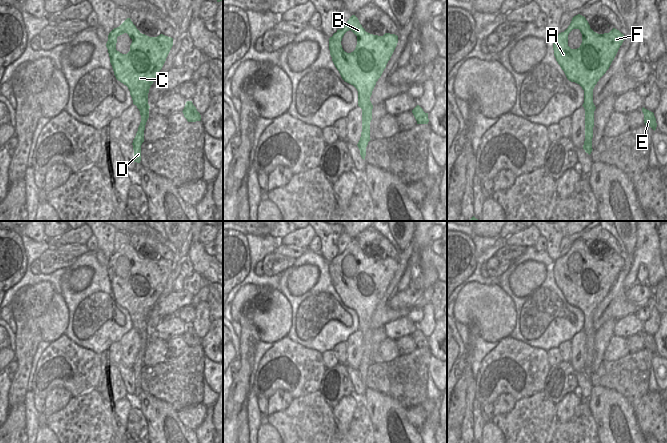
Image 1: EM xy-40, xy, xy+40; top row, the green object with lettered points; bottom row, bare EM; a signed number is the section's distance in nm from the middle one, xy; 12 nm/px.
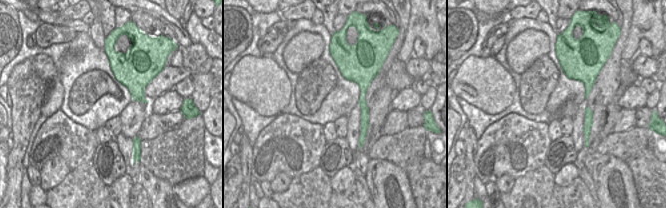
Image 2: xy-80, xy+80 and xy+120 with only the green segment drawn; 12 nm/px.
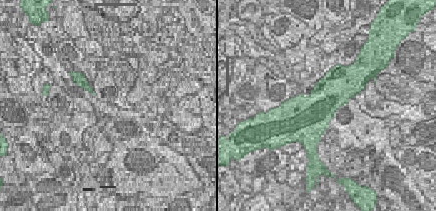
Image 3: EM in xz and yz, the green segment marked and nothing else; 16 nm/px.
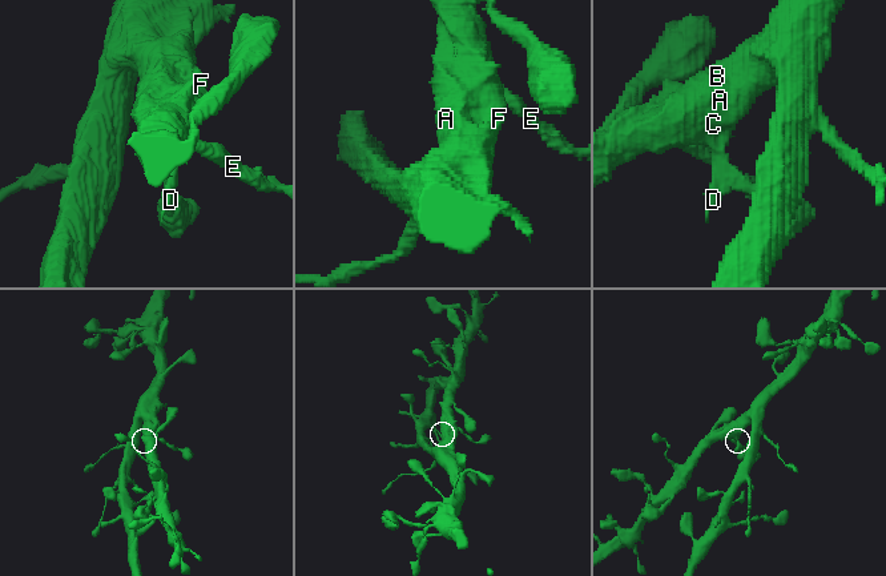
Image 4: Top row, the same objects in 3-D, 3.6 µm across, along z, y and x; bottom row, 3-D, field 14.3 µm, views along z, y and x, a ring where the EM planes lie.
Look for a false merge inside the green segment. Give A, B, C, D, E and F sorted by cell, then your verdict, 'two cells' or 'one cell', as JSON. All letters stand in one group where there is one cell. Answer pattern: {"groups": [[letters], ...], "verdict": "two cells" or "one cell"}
{"groups": [["A", "B", "C", "E", "F"], ["D"]], "verdict": "two cells"}

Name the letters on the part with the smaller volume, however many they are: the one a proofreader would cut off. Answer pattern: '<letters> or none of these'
D

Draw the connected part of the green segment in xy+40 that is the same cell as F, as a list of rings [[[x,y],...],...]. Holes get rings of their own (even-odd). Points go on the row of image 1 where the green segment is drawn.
[[[580,14],[572,18],[564,32],[554,37],[556,61],[567,79],[579,84],[584,90],[584,109],[596,109],[593,89],[609,69],[623,41],[624,34],[615,28],[604,34],[594,32],[586,18]],[[573,29],[579,29],[582,34],[582,43],[577,49],[568,46],[568,35]]]

